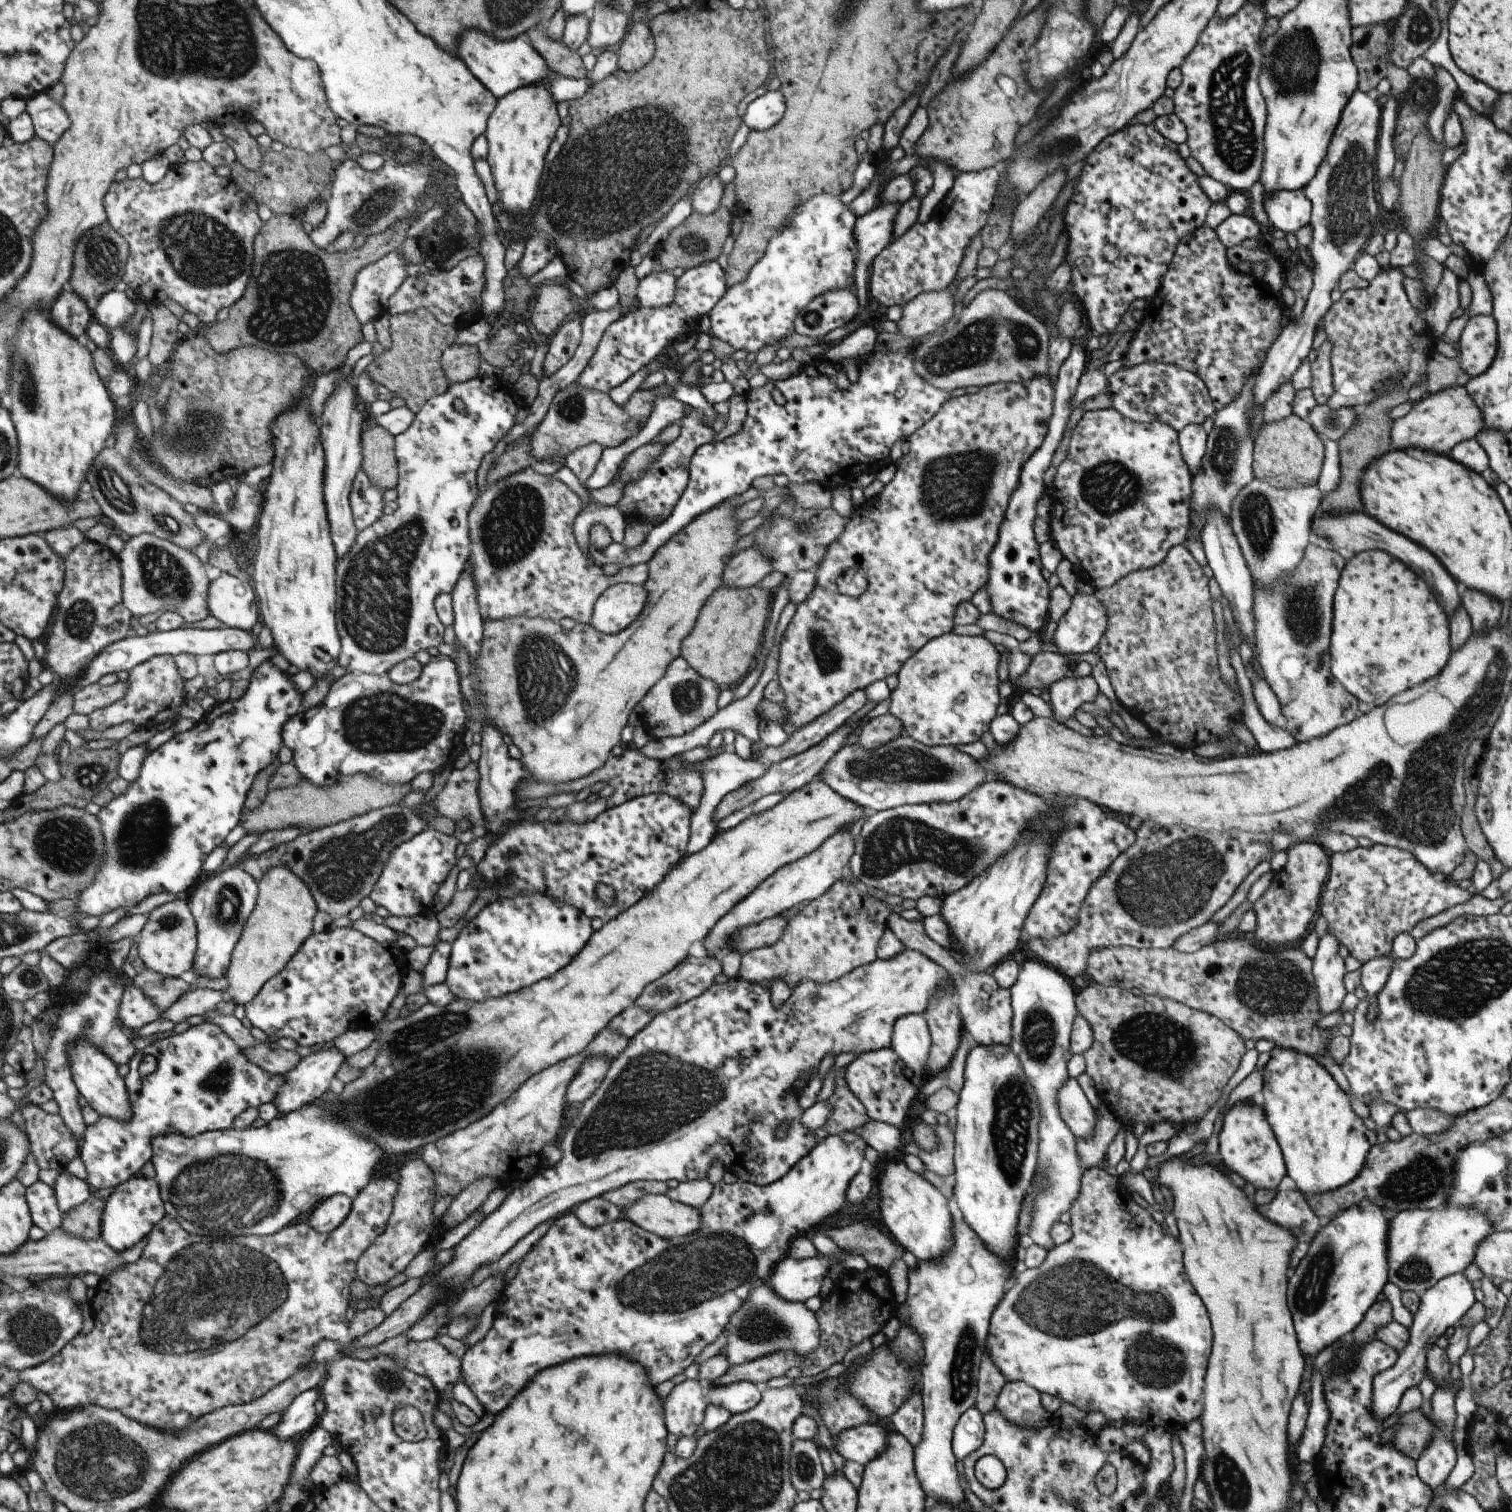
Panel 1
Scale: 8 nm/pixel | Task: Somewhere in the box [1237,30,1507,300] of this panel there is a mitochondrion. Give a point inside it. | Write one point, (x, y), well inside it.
(1350, 211)

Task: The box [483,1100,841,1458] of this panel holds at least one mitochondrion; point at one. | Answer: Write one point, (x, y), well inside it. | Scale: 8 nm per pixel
(690, 1274)

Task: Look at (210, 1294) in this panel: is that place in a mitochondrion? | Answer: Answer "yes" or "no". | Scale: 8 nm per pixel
yes

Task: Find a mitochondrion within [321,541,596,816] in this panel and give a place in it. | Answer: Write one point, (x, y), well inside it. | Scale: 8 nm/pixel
(384, 724)

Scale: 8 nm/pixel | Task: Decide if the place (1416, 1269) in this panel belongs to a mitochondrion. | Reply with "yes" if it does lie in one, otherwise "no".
yes

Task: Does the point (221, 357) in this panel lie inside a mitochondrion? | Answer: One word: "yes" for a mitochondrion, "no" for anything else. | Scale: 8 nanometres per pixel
no

